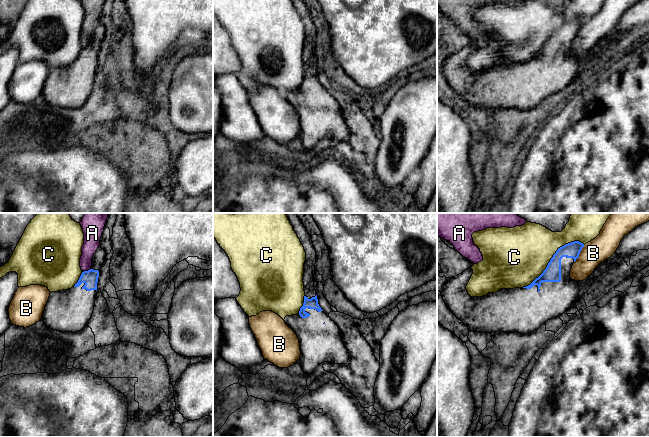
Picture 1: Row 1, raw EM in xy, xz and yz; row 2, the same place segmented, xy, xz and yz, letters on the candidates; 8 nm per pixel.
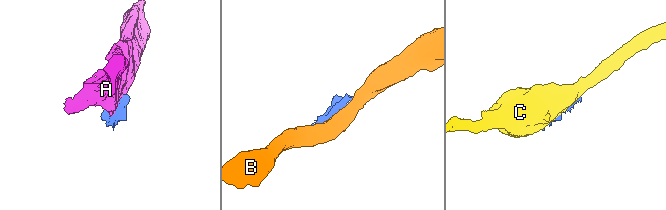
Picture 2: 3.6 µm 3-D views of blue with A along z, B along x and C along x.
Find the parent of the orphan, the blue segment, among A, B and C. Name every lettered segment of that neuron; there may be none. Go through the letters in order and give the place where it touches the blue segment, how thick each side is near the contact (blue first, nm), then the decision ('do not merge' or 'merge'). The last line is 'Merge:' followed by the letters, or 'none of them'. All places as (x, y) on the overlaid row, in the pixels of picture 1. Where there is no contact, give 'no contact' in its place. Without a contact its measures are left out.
A: xy (88, 270) | 120/130 nm | do not merge
B: yz (579, 253) | 130/200 nm | do not merge
C: yz (551, 258) | 140/440 nm | do not merge
Merge: none of them

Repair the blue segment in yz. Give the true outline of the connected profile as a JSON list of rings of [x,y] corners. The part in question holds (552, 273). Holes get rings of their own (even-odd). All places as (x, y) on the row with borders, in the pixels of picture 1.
[[[574,241],[558,248],[543,273],[523,288],[500,289],[482,297],[471,297],[466,286],[472,269],[451,278],[444,286],[442,297],[450,311],[470,331],[490,333],[537,330],[550,319],[567,311],[591,279],[604,274],[610,264],[624,261],[616,253],[600,263],[583,281],[570,278],[573,263],[584,244]]]

